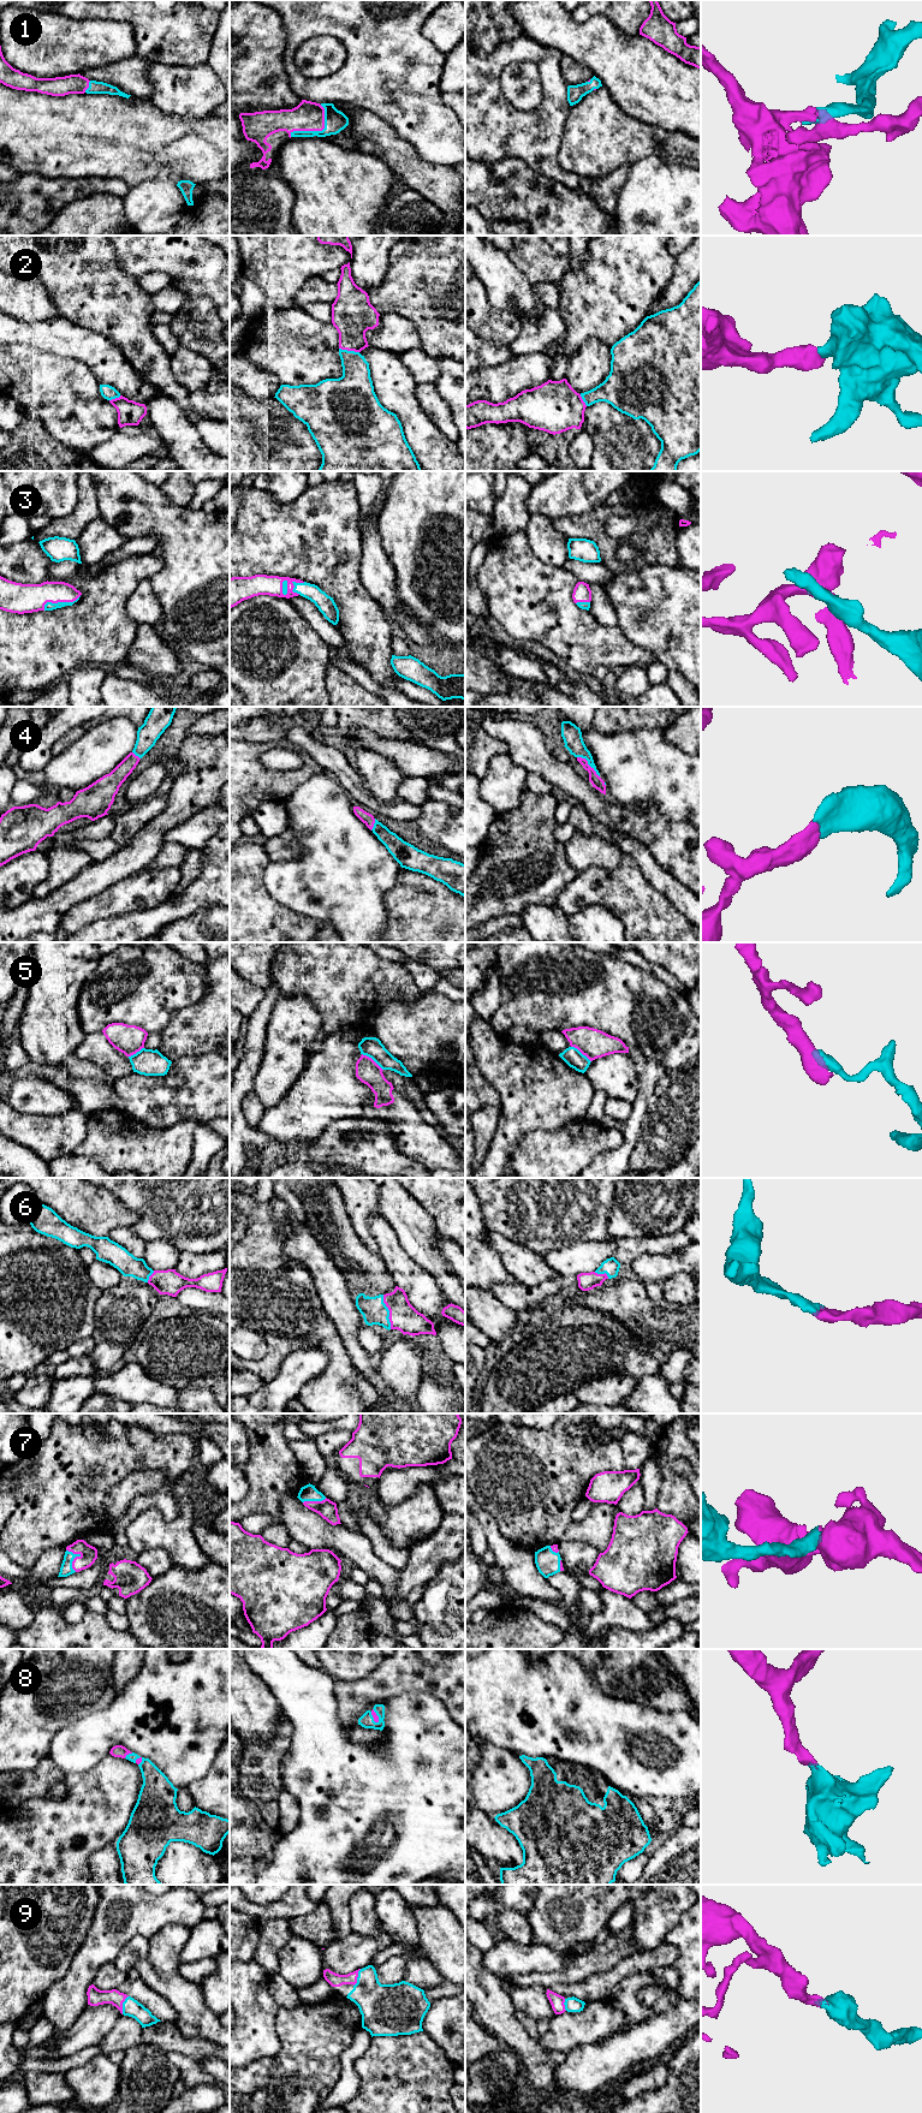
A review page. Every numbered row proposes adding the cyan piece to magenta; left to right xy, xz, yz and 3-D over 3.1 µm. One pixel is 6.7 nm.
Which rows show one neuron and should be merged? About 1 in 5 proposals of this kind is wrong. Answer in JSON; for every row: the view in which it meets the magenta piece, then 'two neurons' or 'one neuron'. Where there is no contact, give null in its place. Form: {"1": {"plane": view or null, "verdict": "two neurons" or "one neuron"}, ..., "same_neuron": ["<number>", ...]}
{"1": {"plane": "xz", "verdict": "one neuron"}, "2": {"plane": "xz", "verdict": "one neuron"}, "3": {"plane": "xy", "verdict": "one neuron"}, "4": {"plane": "yz", "verdict": "one neuron"}, "5": {"plane": "xz", "verdict": "two neurons"}, "6": {"plane": "xz", "verdict": "one neuron"}, "7": {"plane": "xy", "verdict": "one neuron"}, "8": {"plane": "xy", "verdict": "one neuron"}, "9": {"plane": "xy", "verdict": "one neuron"}, "same_neuron": ["1", "2", "3", "4", "6", "7", "8", "9"]}

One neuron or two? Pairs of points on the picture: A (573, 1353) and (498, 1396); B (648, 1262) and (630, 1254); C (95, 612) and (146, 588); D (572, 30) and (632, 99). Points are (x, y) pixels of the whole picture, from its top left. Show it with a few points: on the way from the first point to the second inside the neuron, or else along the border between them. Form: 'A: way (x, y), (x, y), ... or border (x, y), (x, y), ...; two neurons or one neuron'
A: way (554, 1362), (527, 1375), (517, 1385); one neuron
B: border (665, 1253), (642, 1254), (630, 1263); two neurons
C: border (148, 578), (126, 603), (126, 614), (135, 623); two neurons
D: way (589, 47), (624, 82); one neuron

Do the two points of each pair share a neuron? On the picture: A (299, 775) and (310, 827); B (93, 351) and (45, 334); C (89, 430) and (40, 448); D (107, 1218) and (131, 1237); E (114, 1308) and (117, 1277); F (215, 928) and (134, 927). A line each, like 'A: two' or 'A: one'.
A: two
B: one
C: two
D: two
E: two
F: two

